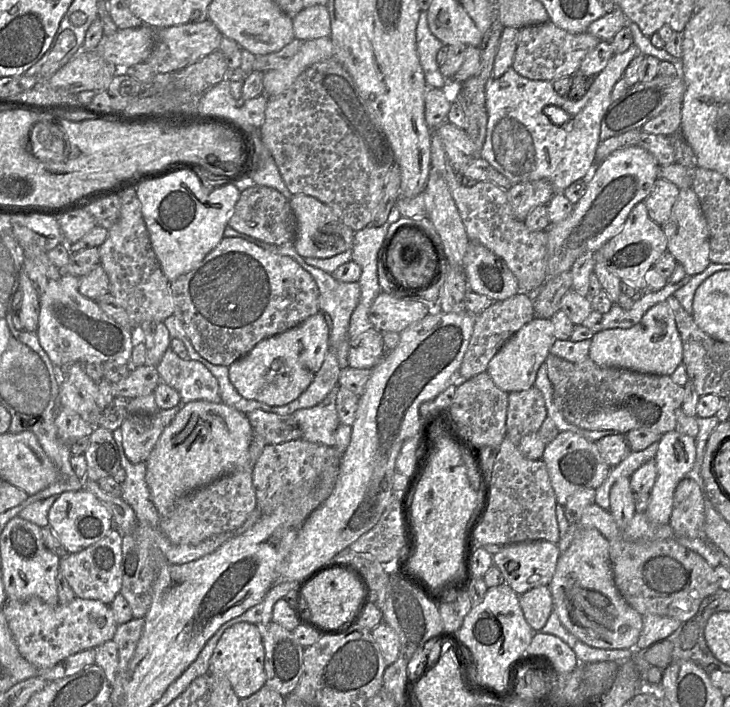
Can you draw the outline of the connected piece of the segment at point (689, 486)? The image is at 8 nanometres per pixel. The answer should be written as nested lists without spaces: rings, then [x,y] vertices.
[[[692,478],[682,479],[675,489],[670,526],[675,539],[708,541],[705,533],[703,492]]]

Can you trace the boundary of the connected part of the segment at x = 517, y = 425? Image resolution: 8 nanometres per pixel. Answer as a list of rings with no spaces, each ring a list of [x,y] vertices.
[[[535,386],[508,393],[506,438],[515,445],[522,437],[537,433],[546,418],[544,397]]]

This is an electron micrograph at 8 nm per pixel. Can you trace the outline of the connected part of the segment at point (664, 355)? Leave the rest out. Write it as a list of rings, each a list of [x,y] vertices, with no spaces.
[[[666,300],[651,307],[631,328],[601,330],[593,335],[591,342],[589,358],[601,366],[671,376],[683,360],[682,339]]]

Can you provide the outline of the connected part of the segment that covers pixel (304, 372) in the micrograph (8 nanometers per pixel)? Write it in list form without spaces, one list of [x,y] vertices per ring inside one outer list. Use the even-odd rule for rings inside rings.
[[[323,312],[301,324],[260,341],[249,353],[229,366],[229,379],[245,398],[269,406],[283,406],[297,399],[313,382],[329,351],[330,327]]]

